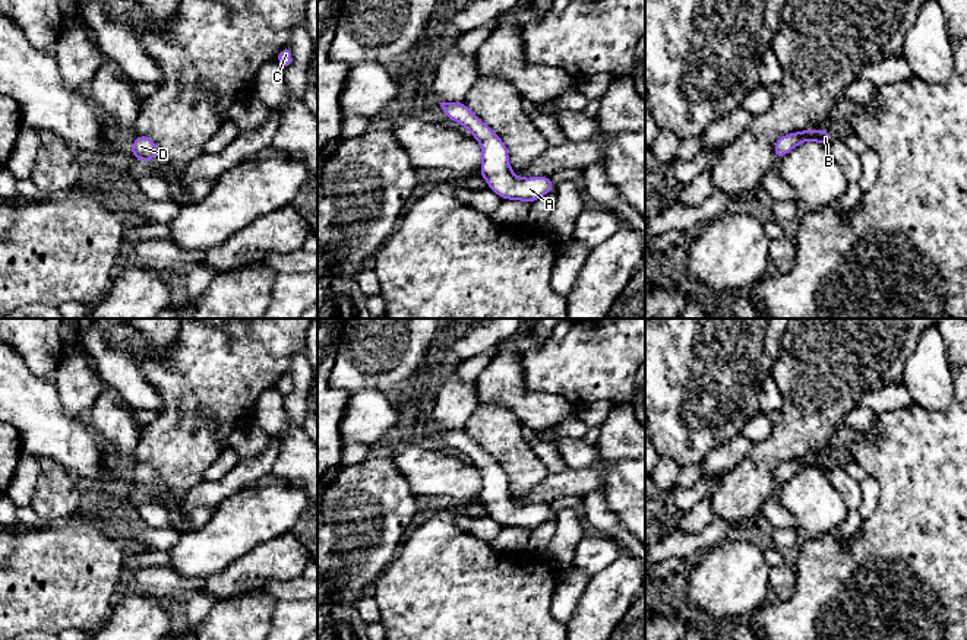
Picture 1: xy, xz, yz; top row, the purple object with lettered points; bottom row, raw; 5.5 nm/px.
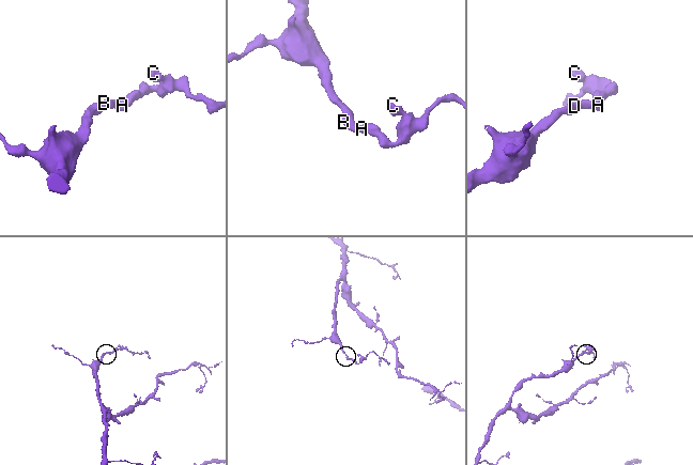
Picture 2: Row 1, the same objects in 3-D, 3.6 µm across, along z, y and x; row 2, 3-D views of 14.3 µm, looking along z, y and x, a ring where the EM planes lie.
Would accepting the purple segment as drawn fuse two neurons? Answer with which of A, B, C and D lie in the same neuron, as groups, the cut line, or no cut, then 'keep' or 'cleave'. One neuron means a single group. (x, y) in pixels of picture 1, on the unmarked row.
groups A B C D; cut none; keep

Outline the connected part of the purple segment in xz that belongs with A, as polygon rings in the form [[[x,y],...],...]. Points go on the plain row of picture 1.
[[[439,430],[449,447],[461,450],[478,468],[483,476],[480,501],[492,519],[509,527],[535,529],[556,517],[550,504],[518,506],[508,489],[509,478],[499,463],[471,440],[464,430]]]

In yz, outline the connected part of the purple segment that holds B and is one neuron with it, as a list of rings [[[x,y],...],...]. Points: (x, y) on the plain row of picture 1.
[[[809,456],[803,459],[784,462],[774,471],[774,484],[775,487],[783,485],[787,479],[790,479],[802,469],[813,468],[827,473],[831,466],[832,462],[827,456],[825,457]]]

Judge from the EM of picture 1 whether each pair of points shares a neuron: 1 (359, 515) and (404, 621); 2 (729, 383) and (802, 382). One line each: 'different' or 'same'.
1: different
2: different

